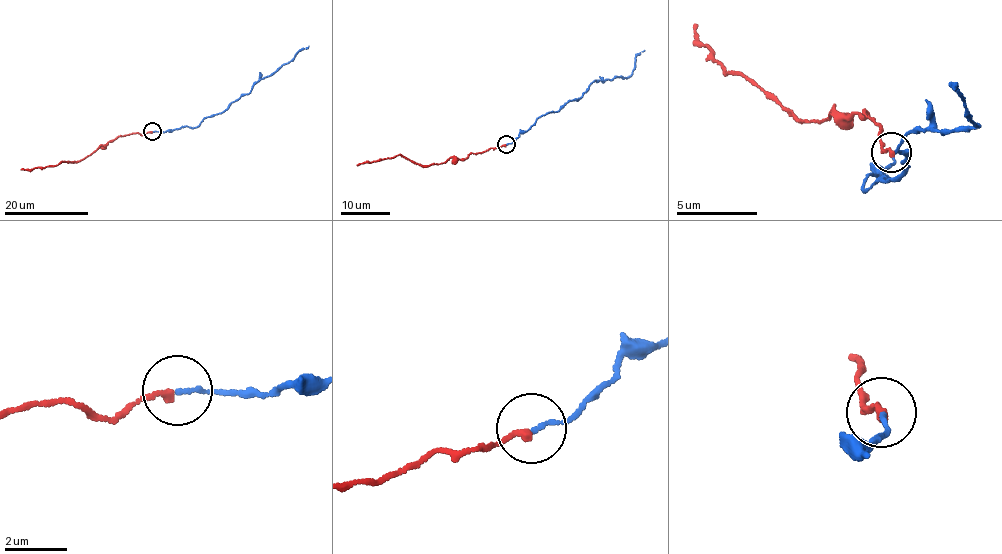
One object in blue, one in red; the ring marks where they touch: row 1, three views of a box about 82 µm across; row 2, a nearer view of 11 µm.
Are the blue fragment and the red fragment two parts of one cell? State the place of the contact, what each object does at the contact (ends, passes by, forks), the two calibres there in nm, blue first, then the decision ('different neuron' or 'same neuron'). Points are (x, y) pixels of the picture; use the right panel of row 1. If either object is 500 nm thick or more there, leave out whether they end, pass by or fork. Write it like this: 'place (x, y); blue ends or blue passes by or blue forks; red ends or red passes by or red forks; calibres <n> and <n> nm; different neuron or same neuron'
place (891, 152); blue ends; red ends; calibres 140 and 200 nm; same neuron

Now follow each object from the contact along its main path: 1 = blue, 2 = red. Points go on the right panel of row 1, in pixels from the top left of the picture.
1: (892, 153), (865, 192), (907, 168), (900, 140), (979, 128), (955, 82)
2: (891, 152), (862, 110), (834, 105), (820, 122), (799, 121), (725, 73), (694, 23)

